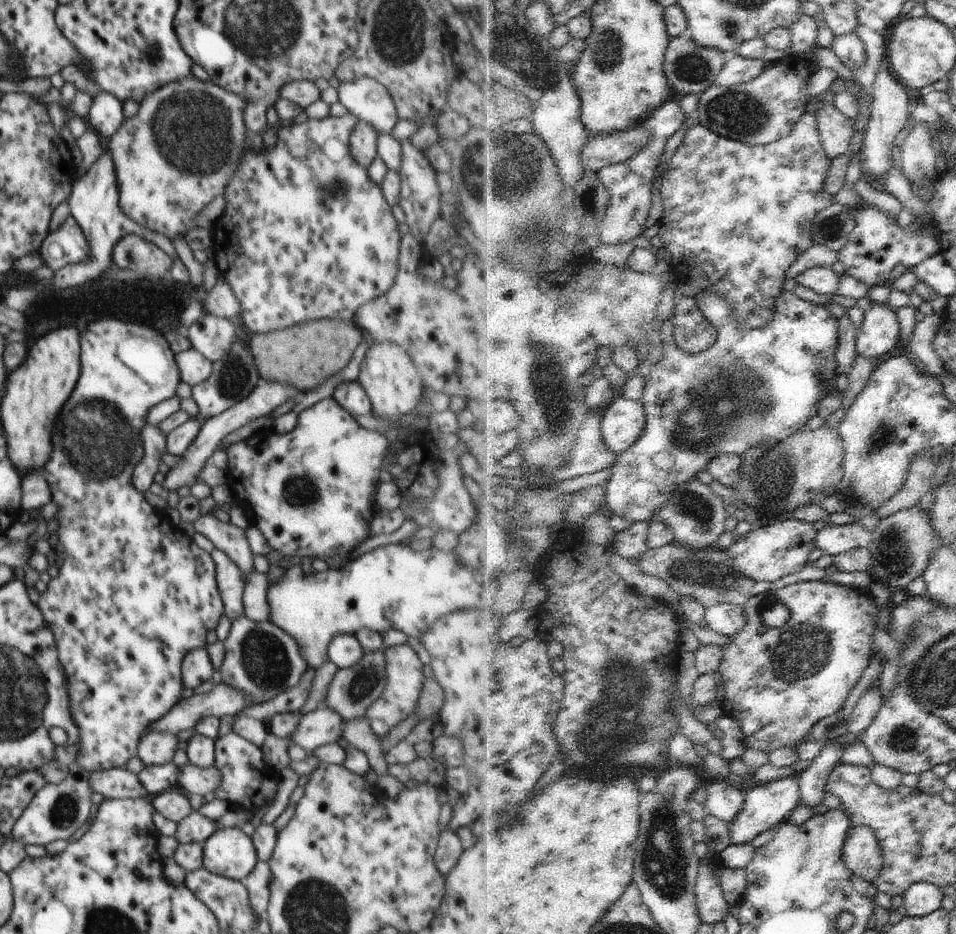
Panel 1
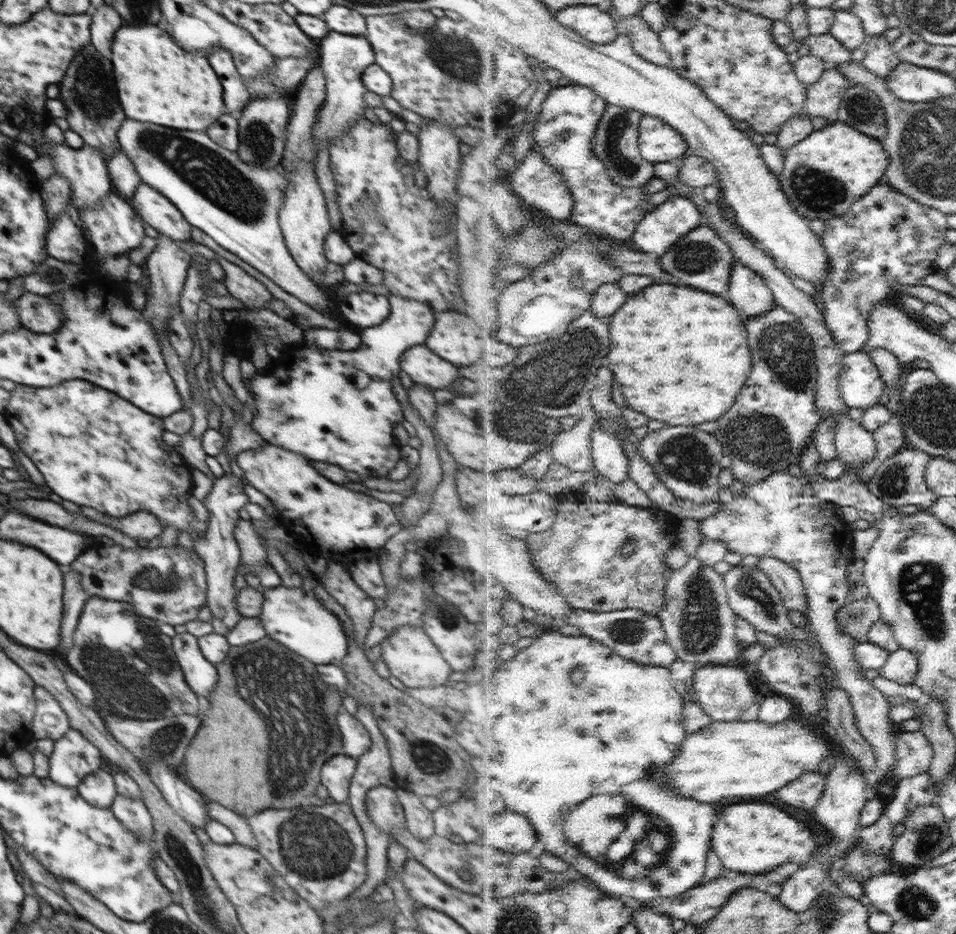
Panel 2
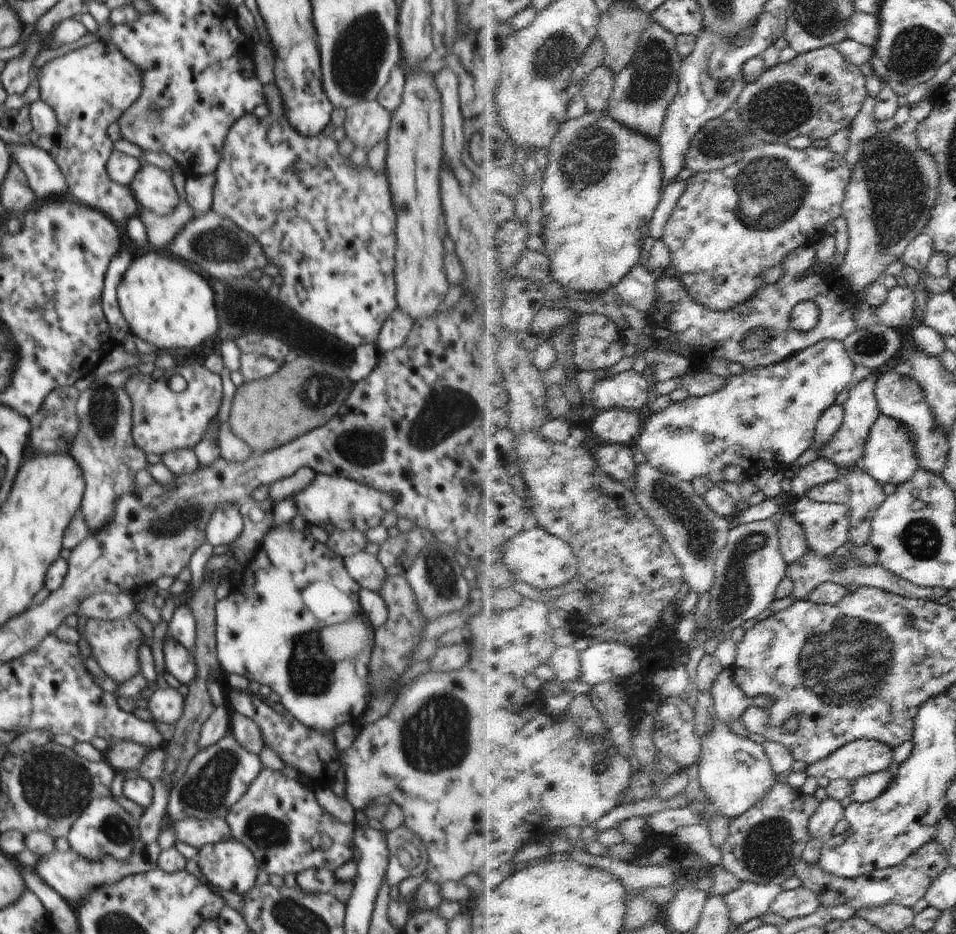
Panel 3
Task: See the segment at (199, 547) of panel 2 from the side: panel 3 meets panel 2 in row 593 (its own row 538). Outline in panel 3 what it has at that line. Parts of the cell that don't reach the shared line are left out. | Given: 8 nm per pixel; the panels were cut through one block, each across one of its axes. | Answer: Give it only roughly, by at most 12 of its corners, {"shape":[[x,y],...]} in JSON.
{"shape":[[236,505],[212,513],[204,536],[213,547],[235,544],[243,532]]}

